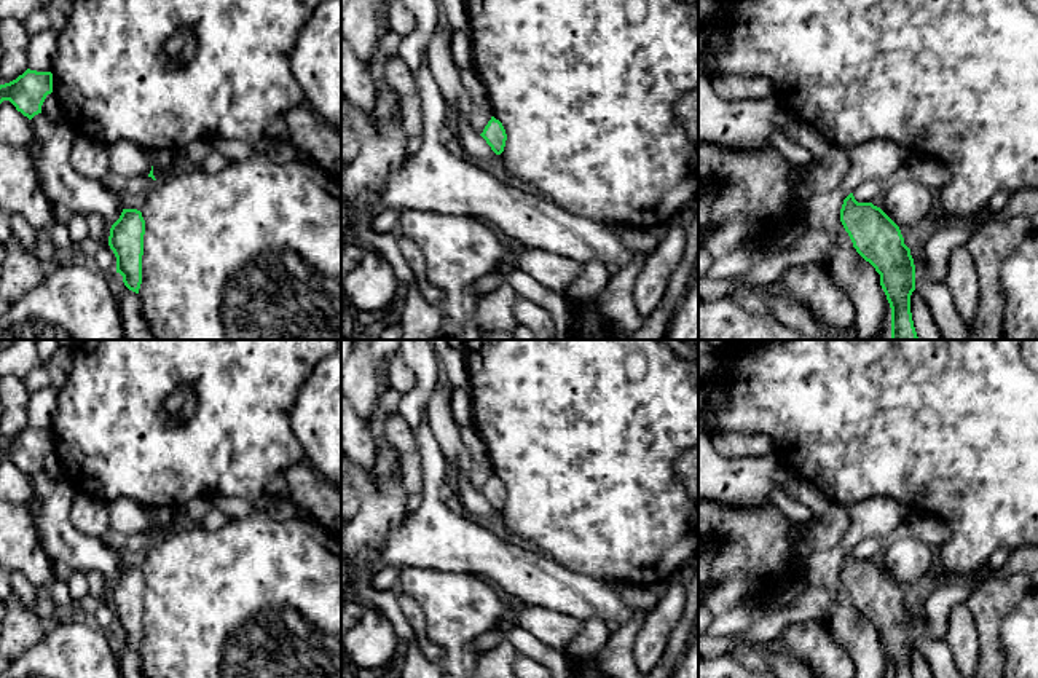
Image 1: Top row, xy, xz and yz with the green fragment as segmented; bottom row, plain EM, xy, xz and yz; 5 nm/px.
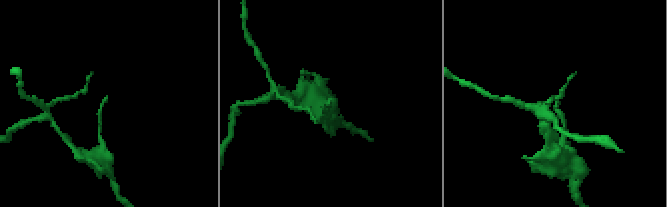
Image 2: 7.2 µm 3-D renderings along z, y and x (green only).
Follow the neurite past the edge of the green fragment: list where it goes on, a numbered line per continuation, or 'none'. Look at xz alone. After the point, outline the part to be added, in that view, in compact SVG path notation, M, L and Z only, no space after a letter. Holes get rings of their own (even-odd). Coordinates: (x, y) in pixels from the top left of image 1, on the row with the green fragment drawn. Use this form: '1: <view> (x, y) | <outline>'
none

